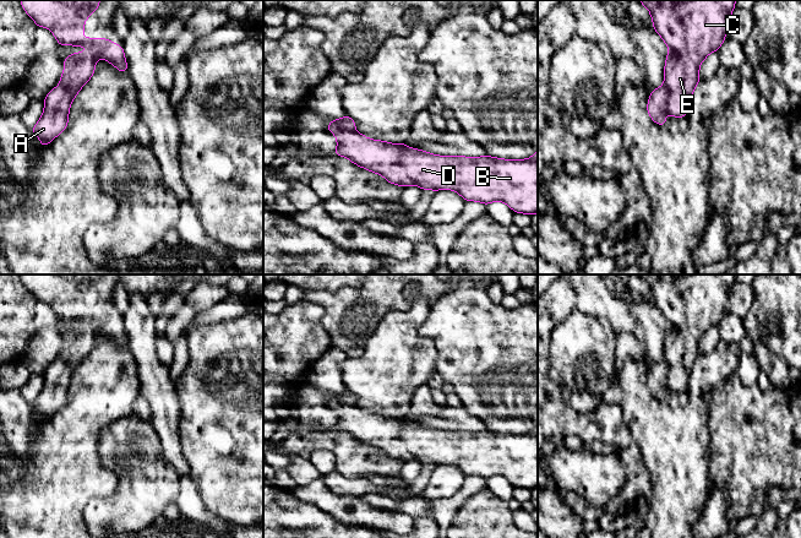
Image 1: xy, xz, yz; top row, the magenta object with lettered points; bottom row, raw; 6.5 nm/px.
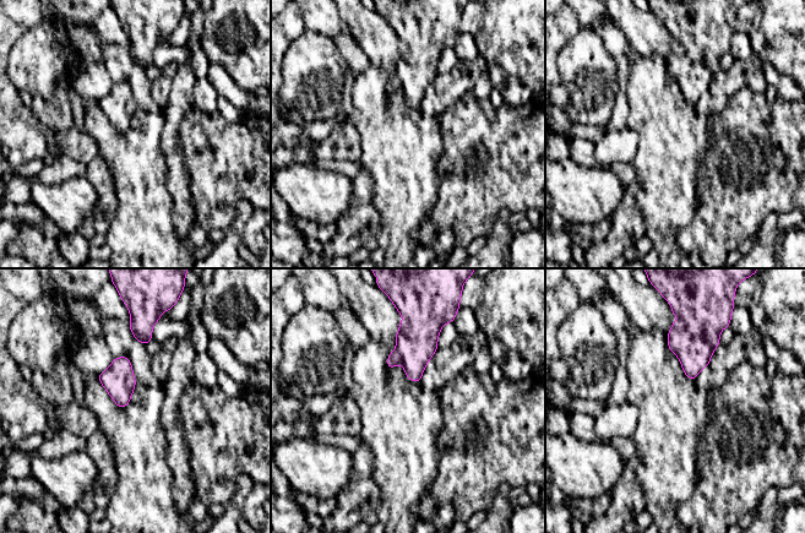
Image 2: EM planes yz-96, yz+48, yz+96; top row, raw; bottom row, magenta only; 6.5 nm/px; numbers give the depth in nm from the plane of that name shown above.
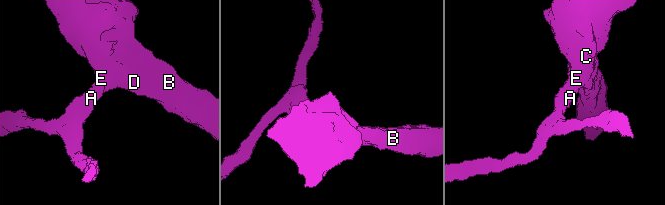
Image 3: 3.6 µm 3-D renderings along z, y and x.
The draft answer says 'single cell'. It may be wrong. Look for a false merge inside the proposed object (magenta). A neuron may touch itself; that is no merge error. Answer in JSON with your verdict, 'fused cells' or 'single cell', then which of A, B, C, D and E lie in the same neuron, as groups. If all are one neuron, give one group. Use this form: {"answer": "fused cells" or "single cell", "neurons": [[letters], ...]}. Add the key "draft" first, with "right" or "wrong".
{"draft": "right", "answer": "single cell", "neurons": [["A", "B", "C", "D", "E"]]}

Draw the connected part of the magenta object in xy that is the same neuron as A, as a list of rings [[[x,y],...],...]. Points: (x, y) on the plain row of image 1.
[[[20,275],[26,288],[36,297],[37,301],[49,303],[60,322],[64,320],[83,320],[88,327],[73,327],[72,330],[64,332],[64,346],[60,352],[60,359],[50,364],[44,374],[44,385],[32,403],[40,415],[40,423],[49,419],[58,409],[60,409],[69,398],[69,385],[73,373],[80,364],[89,355],[94,348],[96,335],[105,333],[113,338],[120,347],[127,348],[127,337],[125,327],[121,320],[111,317],[107,313],[83,313],[85,295],[99,282],[100,275]]]

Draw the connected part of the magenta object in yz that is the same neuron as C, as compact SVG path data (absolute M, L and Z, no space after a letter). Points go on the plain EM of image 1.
M639 275L649 284L655 306L669 322L664 342L664 359L649 370L647 385L652 395L663 401L665 386L674 392L687 390L688 376L698 359L699 341L712 327L718 326L725 315L729 293L736 275Z

